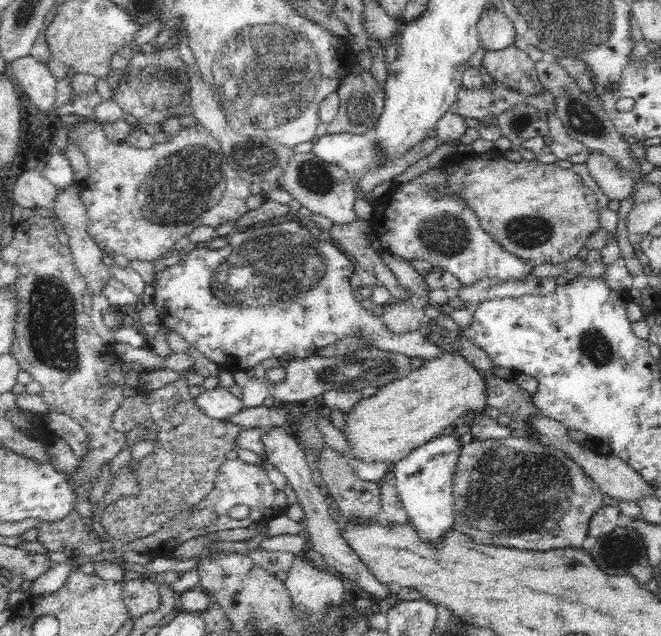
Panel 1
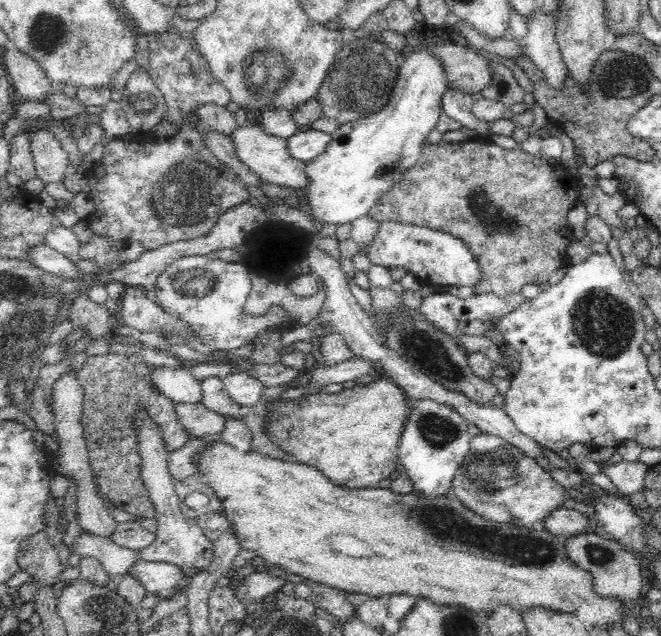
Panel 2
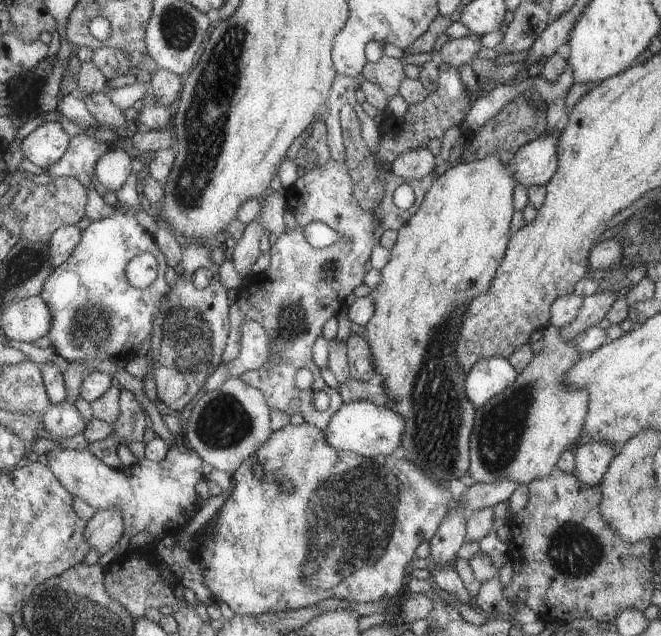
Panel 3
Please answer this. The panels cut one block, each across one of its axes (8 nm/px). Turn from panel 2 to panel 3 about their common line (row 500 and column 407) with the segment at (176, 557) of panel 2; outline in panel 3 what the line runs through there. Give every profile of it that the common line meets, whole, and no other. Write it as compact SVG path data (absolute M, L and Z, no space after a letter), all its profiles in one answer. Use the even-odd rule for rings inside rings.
M414 149L402 153L390 166L390 170L406 180L422 180L436 168L436 158L426 149Z

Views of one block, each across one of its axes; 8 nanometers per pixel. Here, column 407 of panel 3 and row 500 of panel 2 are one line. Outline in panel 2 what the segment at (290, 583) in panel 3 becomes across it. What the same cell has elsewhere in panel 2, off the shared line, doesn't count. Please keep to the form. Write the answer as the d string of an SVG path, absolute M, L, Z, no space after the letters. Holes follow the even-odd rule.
M484 432L471 438L468 454L456 470L451 490L451 495L478 516L524 529L540 527L551 513L564 506L569 496L582 501L576 490L556 482L532 457L522 454L503 438Z

